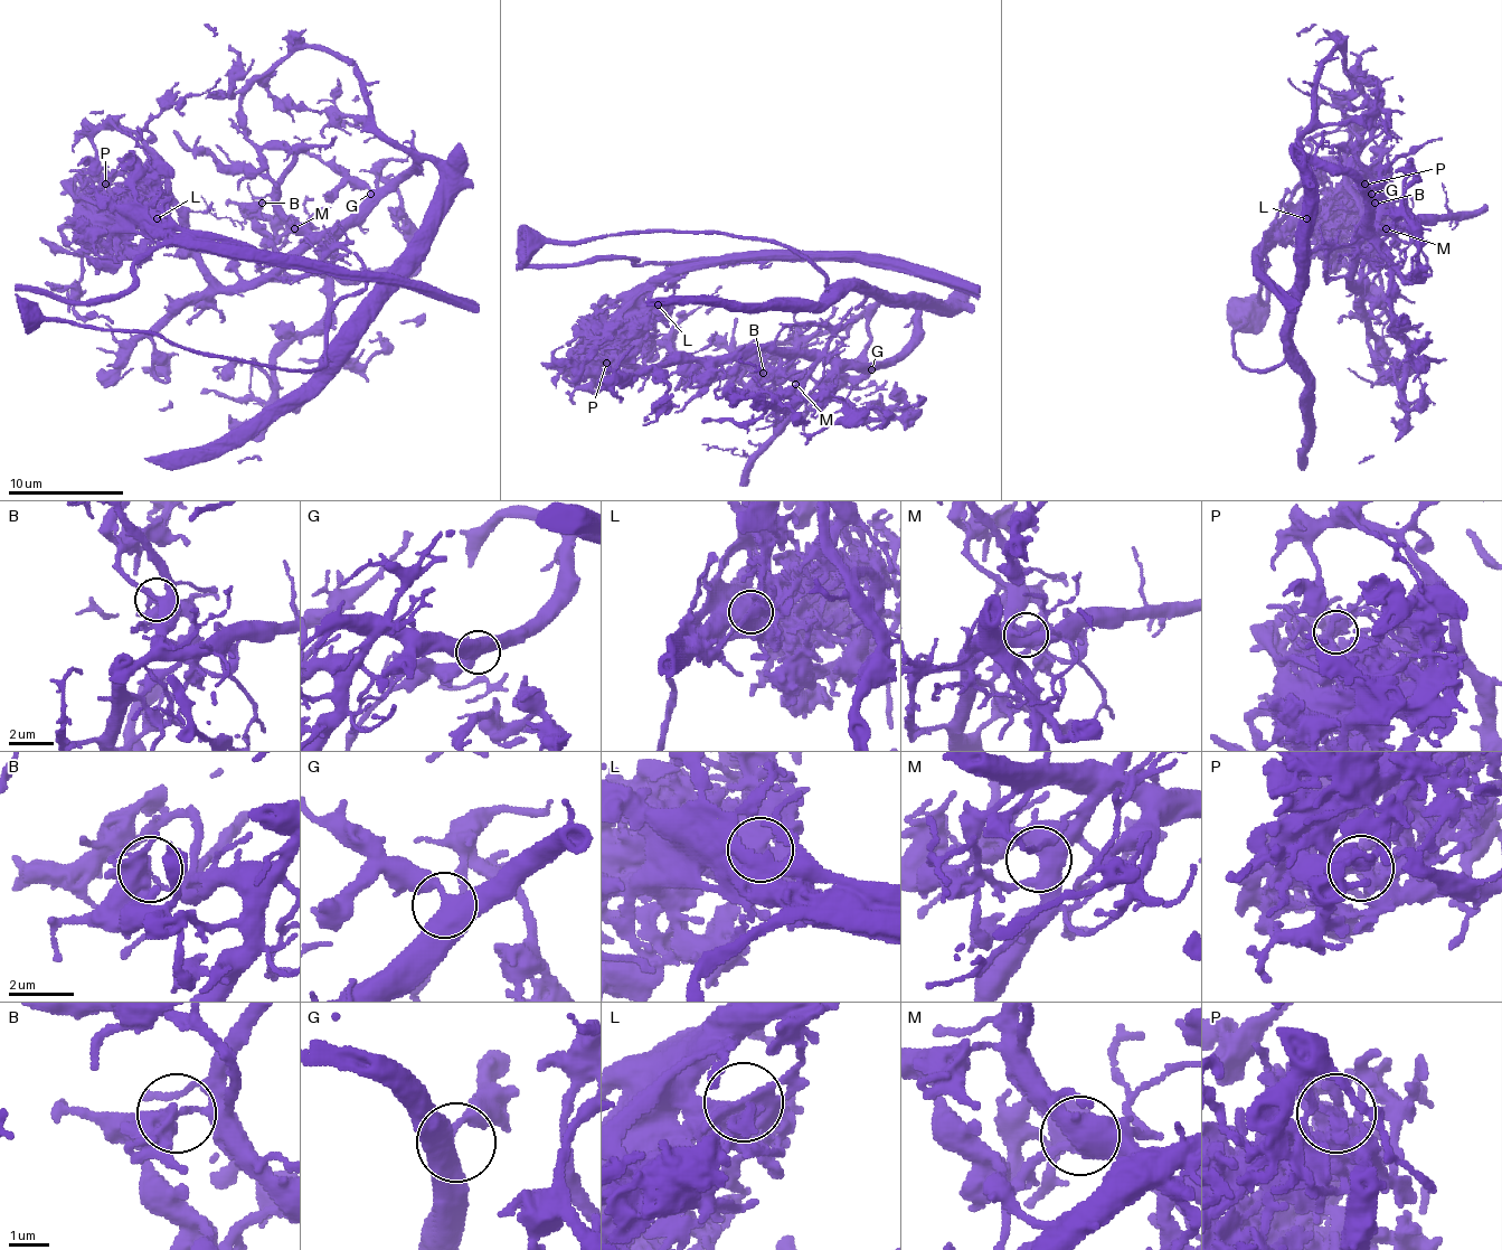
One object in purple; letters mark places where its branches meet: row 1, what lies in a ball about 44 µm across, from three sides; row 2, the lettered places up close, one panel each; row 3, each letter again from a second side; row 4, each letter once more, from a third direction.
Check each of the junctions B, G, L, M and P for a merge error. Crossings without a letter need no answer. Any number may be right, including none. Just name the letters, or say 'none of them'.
B, L, P

